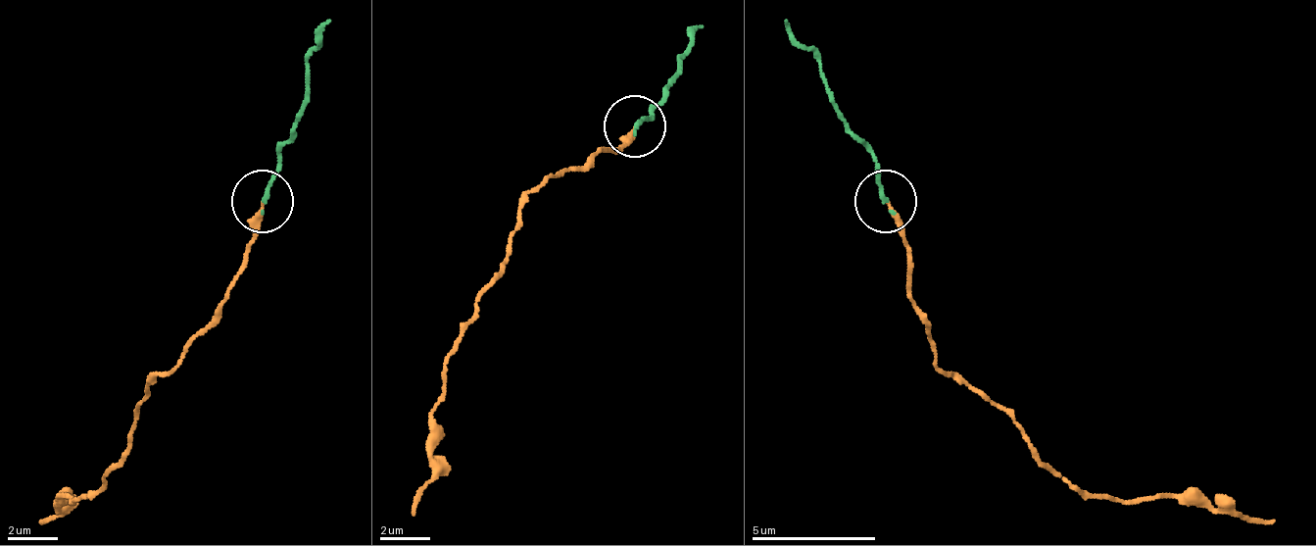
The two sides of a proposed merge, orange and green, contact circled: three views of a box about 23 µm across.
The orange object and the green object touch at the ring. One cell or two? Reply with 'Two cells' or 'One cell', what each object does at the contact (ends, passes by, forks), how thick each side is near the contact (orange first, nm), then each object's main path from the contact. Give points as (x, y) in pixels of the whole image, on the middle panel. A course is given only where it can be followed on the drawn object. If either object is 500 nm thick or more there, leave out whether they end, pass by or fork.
One cell. At the ring orange ends. At the ring green ends. Thickness 200 nm (orange) against 180 nm. Course of orange: (633, 127), (527, 196), (509, 240), (502, 272), (483, 290), (446, 359), (433, 465), (427, 489), (414, 515). Course of green: (633, 127), (652, 115), (702, 27)

